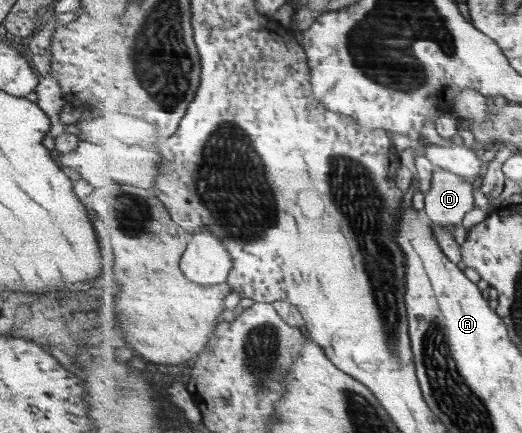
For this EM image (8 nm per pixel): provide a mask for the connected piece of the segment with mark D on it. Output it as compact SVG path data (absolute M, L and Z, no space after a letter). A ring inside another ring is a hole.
M434 168L429 192L425 194L426 215L433 220L435 226L457 226L466 218L470 210L474 210L474 188L477 182L465 176L442 168Z

